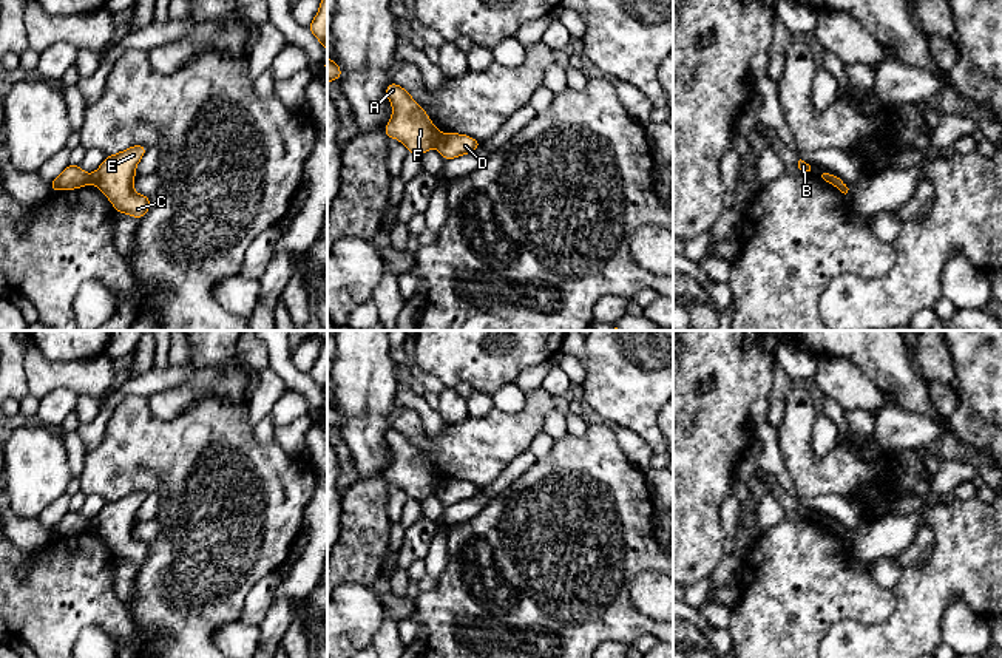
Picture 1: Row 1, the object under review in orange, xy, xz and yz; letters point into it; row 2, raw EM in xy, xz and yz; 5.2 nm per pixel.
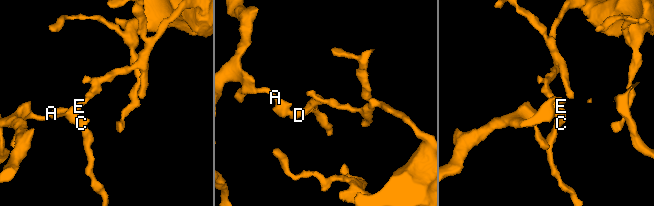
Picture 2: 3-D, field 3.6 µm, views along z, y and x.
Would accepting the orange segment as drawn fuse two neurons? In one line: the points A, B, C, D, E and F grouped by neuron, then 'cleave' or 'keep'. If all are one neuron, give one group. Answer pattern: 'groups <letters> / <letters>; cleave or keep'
groups A B F / C D E; cleave

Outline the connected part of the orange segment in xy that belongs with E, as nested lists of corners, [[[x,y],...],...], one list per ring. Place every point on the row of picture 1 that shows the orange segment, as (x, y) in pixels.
[[[134,145],[117,154],[107,156],[94,171],[93,182],[111,201],[116,212],[140,219],[150,210],[150,196],[133,190],[134,170],[147,147]]]

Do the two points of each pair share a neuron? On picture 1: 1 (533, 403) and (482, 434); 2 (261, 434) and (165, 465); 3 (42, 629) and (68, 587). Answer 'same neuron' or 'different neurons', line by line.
1: same neuron
2: different neurons
3: same neuron

